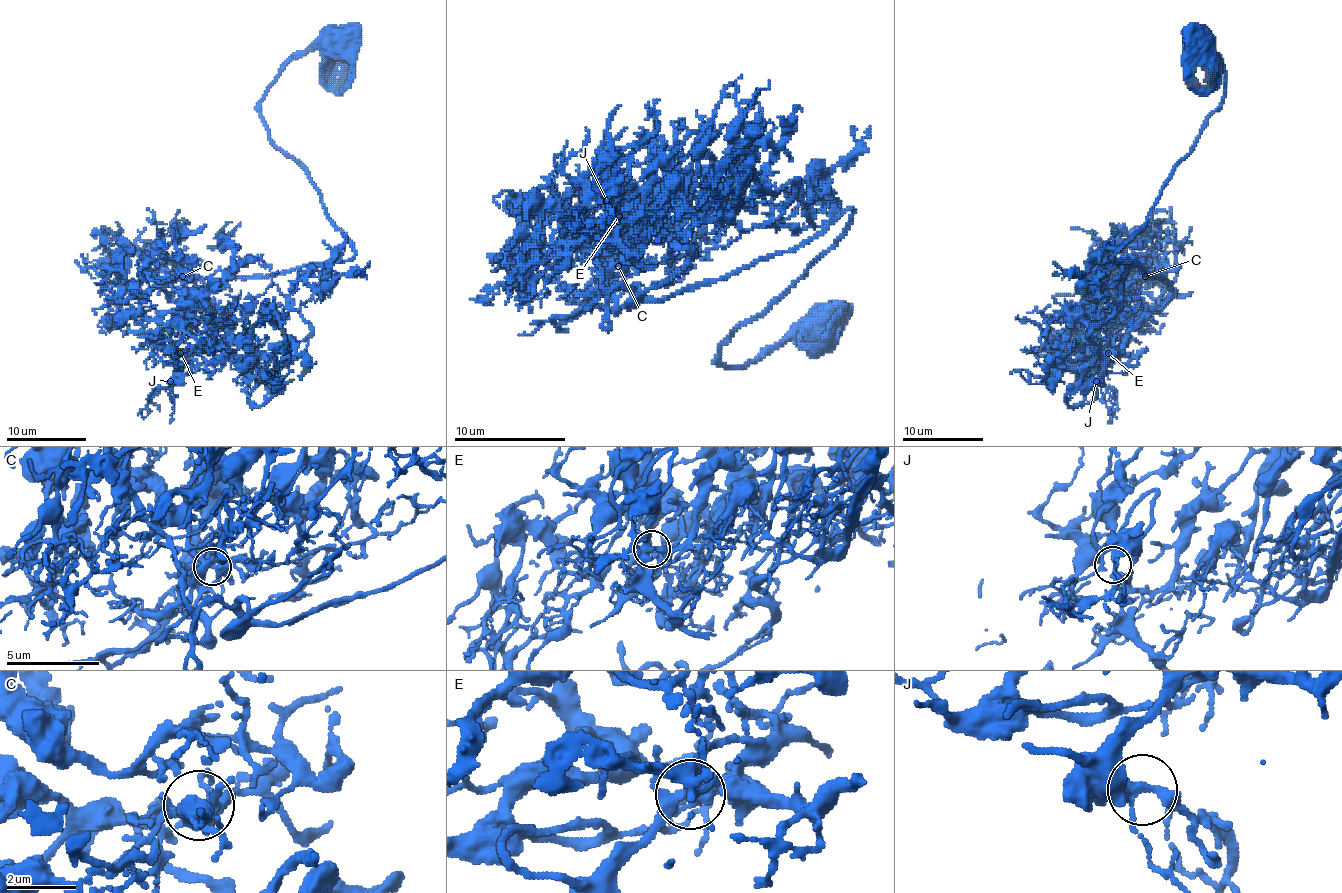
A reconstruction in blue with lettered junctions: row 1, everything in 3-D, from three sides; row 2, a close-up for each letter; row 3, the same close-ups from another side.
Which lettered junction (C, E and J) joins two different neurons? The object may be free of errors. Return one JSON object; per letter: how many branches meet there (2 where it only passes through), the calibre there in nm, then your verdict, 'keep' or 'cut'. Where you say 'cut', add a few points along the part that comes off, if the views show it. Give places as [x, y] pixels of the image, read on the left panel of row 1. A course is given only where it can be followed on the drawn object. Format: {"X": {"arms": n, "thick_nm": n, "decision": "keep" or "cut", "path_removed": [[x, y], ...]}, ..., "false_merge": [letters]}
{"C": {"arms": 7, "thick_nm": 360, "decision": "keep"}, "E": {"arms": 5, "thick_nm": 340, "decision": "keep"}, "J": {"arms": 4, "thick_nm": 340, "decision": "keep"}, "false_merge": []}

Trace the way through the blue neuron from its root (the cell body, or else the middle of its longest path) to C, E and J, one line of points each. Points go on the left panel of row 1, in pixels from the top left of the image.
C: (338, 43), (289, 63), (261, 117), (354, 254), (314, 266), (288, 294), (251, 256), (199, 290), (182, 276)
E: (338, 43), (289, 63), (261, 117), (354, 254), (288, 294), (251, 256), (209, 295), (200, 347), (180, 353)
J: (338, 43), (289, 63), (261, 117), (354, 254), (288, 294), (242, 263), (170, 381)

